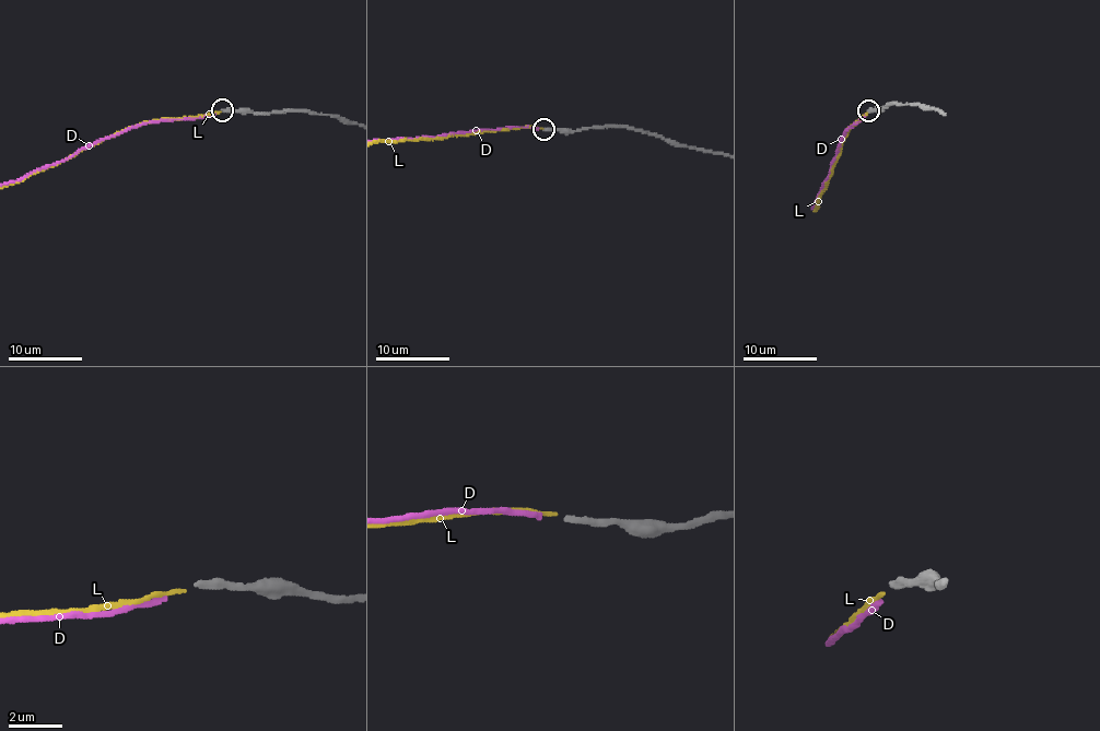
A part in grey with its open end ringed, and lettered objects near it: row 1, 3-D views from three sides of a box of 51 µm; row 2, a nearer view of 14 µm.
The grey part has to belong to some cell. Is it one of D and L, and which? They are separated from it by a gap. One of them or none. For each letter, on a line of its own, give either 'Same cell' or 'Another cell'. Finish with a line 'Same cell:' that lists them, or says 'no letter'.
D: Another cell
L: Another cell
Same cell: no letter

